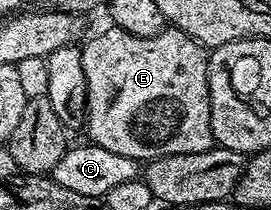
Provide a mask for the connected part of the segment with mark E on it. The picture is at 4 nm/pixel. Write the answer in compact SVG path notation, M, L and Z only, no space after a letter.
M108 27L105 33L92 37L88 42L83 42L82 71L86 75L88 84L88 107L86 110L87 140L98 147L106 147L106 151L115 151L117 155L126 155L130 159L141 163L147 163L156 157L166 155L182 155L183 153L197 153L213 148L214 142L210 131L210 89L208 87L208 58L209 50L201 45L195 37L186 35L175 27L166 27L158 35L153 37L139 37L130 35L130 31L122 31L115 27Z

